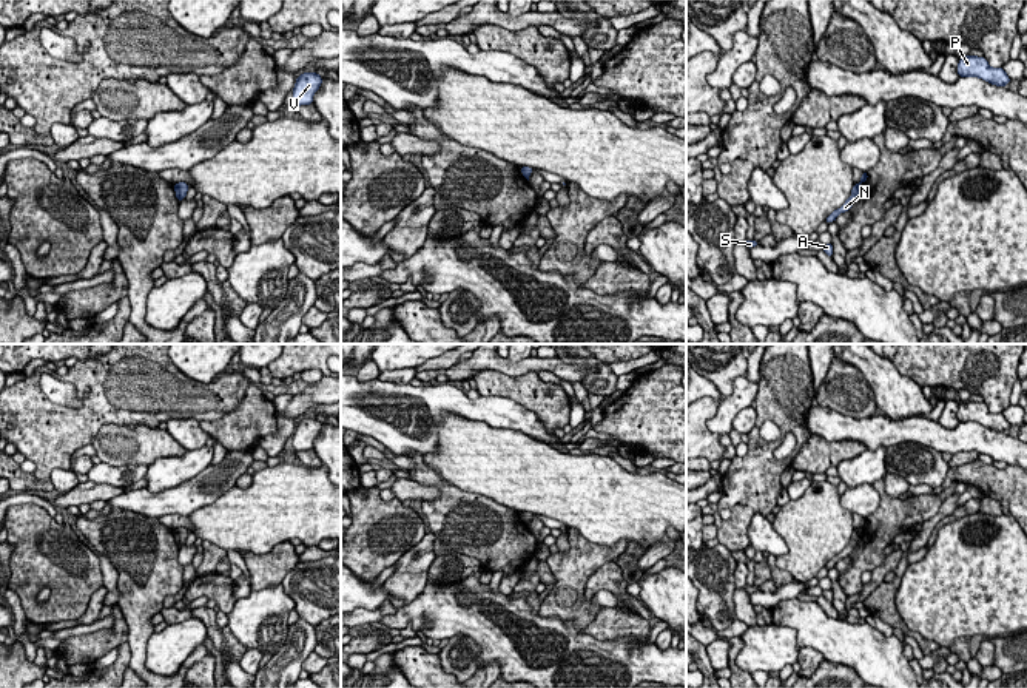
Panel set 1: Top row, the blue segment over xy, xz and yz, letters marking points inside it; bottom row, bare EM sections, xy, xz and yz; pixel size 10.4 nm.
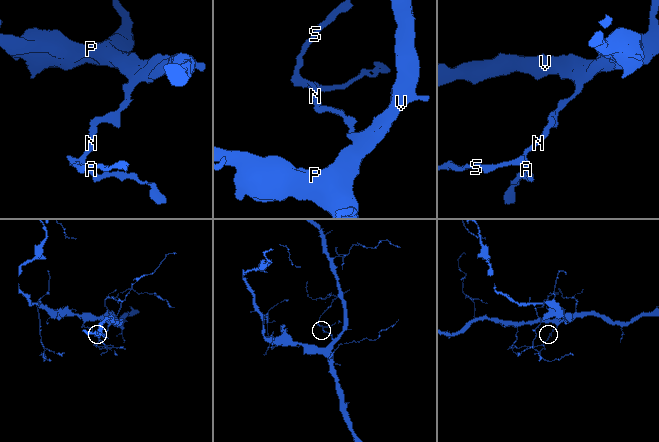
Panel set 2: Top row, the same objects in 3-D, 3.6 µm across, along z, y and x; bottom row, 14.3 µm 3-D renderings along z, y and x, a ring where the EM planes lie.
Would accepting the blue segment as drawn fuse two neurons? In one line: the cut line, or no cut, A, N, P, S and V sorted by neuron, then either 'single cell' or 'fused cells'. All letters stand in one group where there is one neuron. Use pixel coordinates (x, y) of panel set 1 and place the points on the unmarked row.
cut none; groups A N P S V; single cell

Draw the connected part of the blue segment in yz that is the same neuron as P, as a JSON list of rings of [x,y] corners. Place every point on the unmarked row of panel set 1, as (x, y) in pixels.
[[[965,401],[959,404],[956,413],[959,423],[978,423],[996,432],[1005,432],[1010,429],[1004,413],[992,413],[985,403]]]

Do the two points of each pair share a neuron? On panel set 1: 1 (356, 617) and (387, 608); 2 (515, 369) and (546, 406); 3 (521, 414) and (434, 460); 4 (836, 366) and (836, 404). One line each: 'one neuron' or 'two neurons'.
1: one neuron
2: two neurons
3: two neurons
4: one neuron

